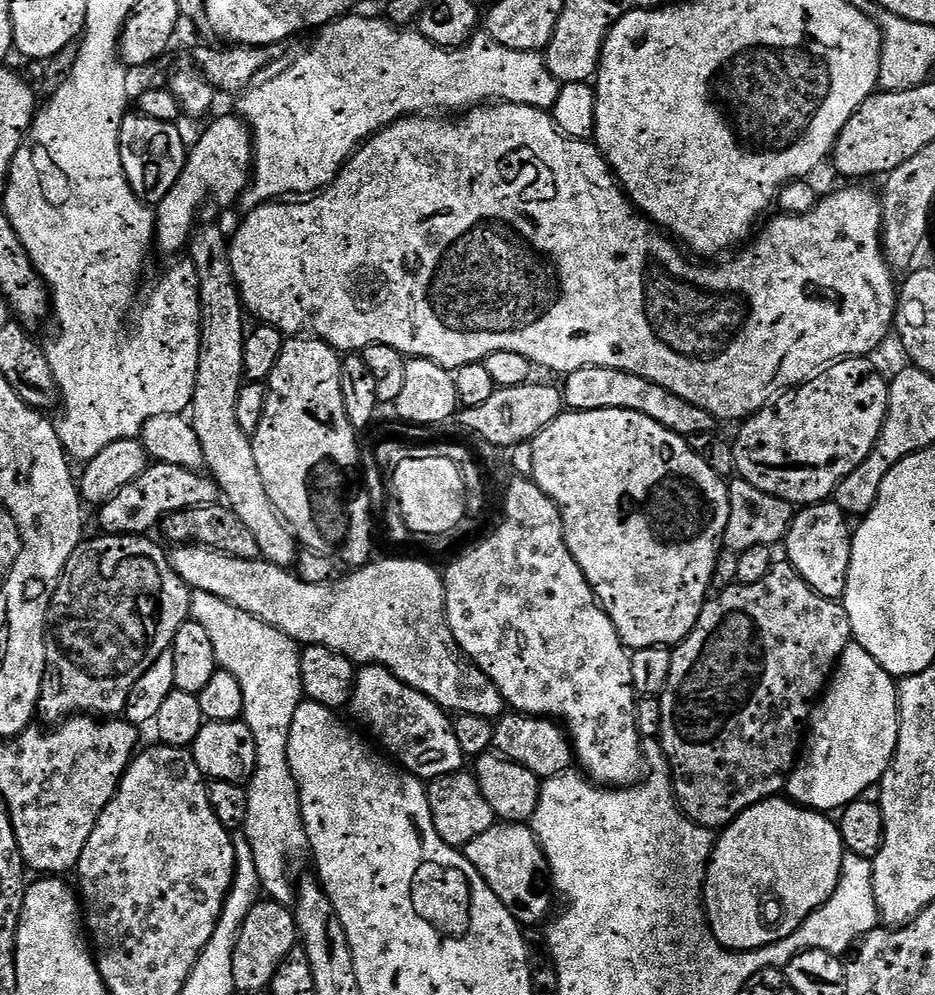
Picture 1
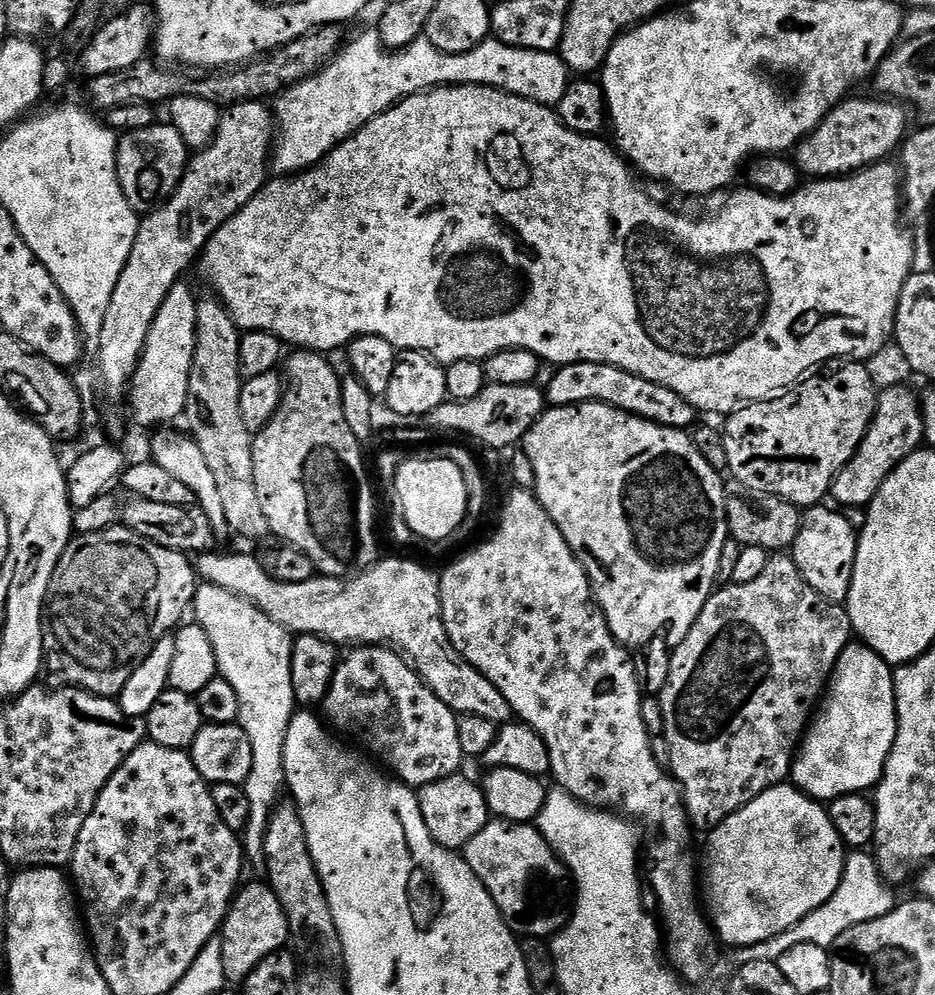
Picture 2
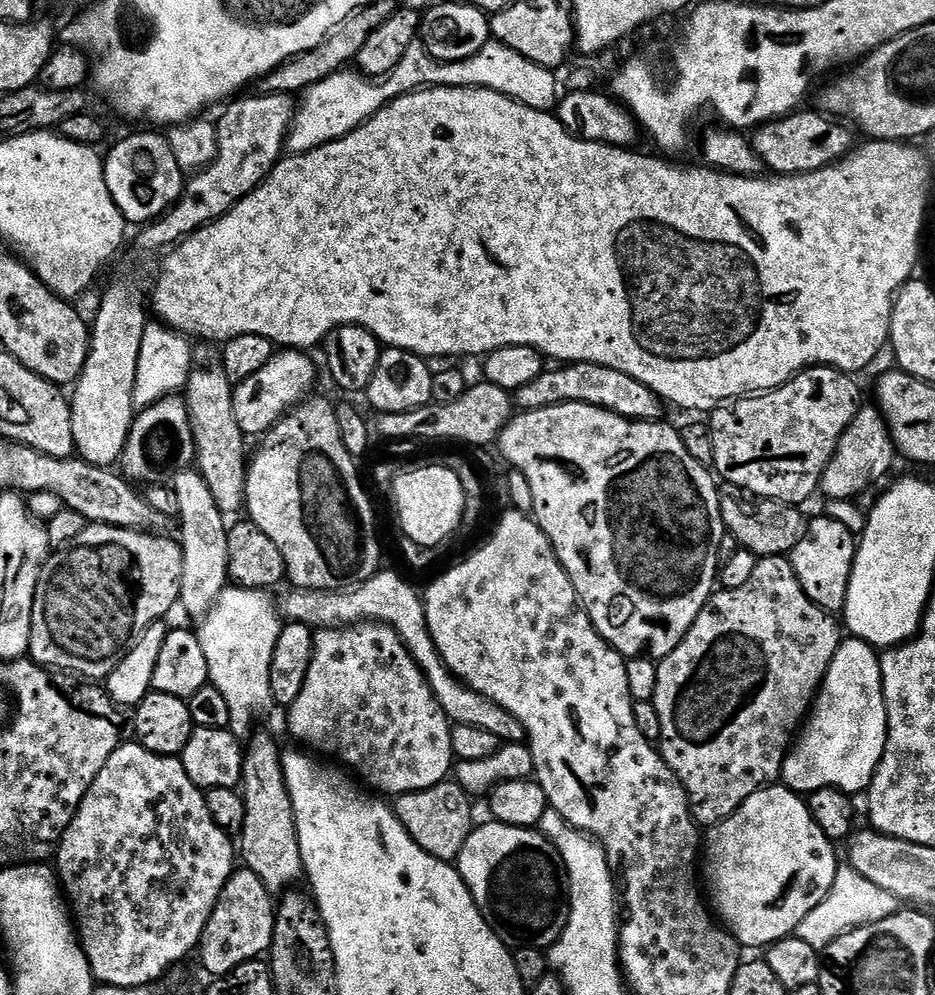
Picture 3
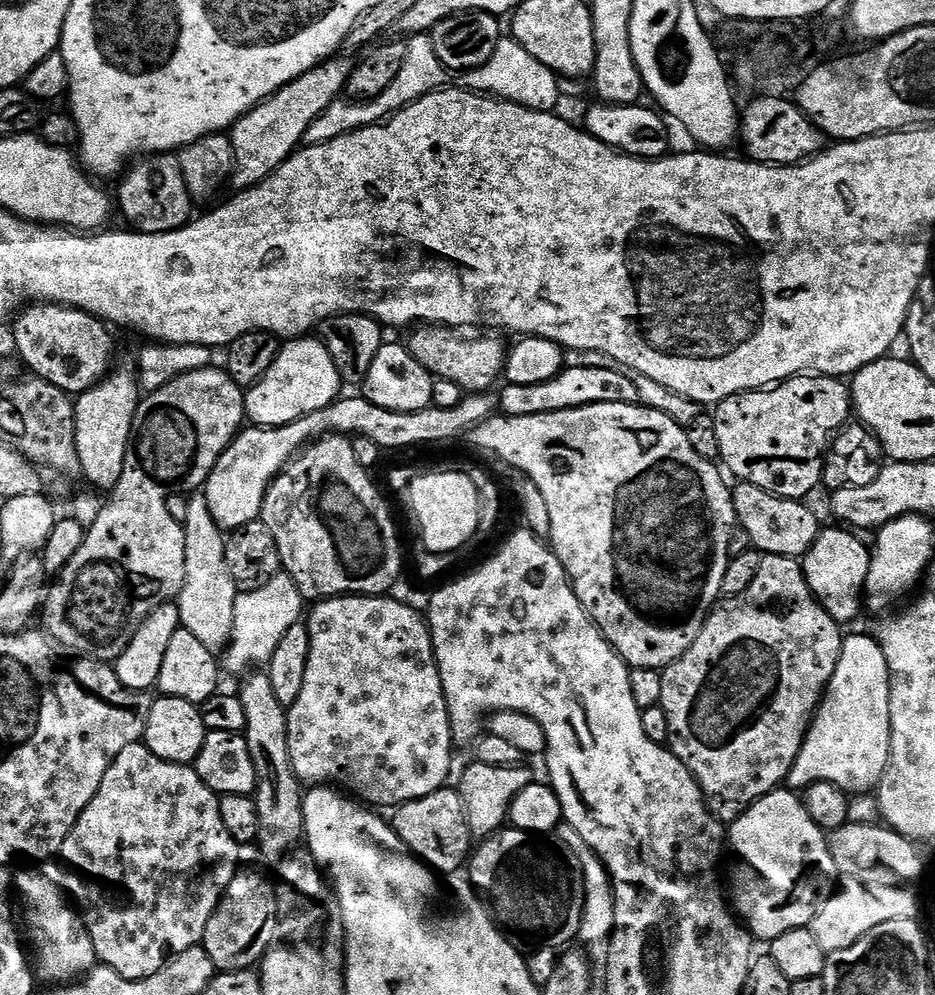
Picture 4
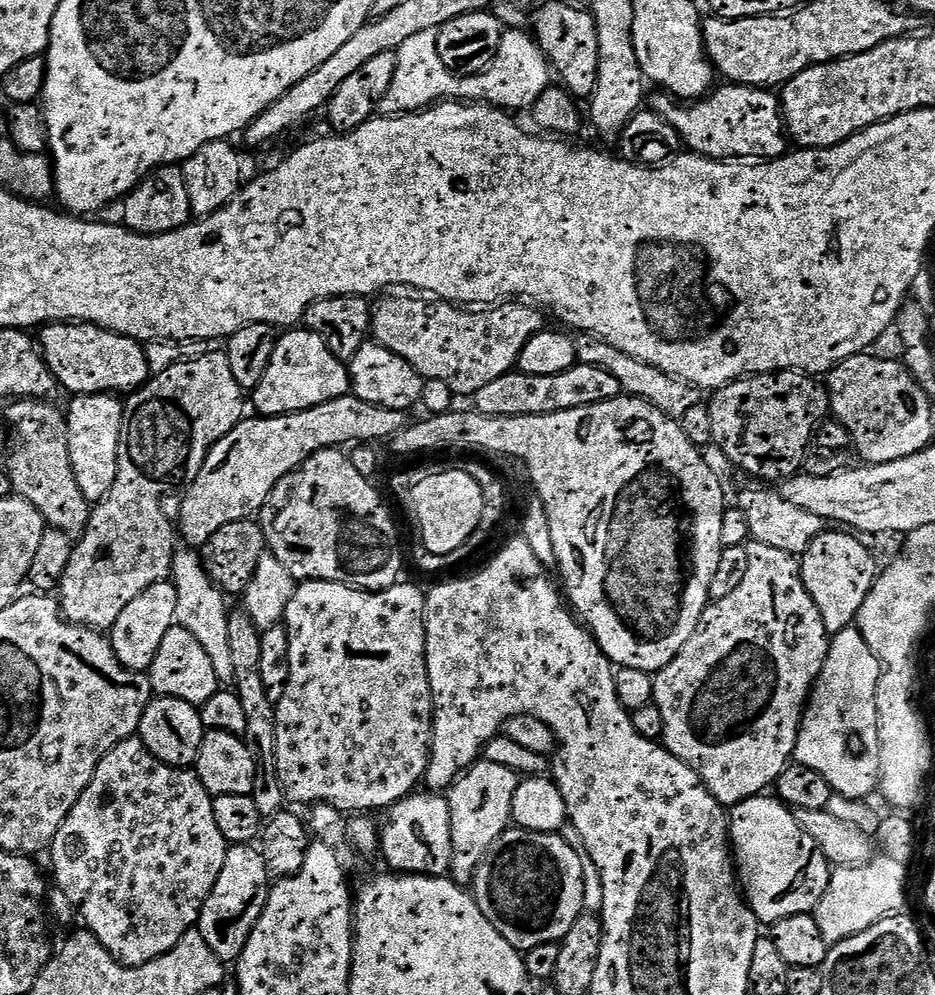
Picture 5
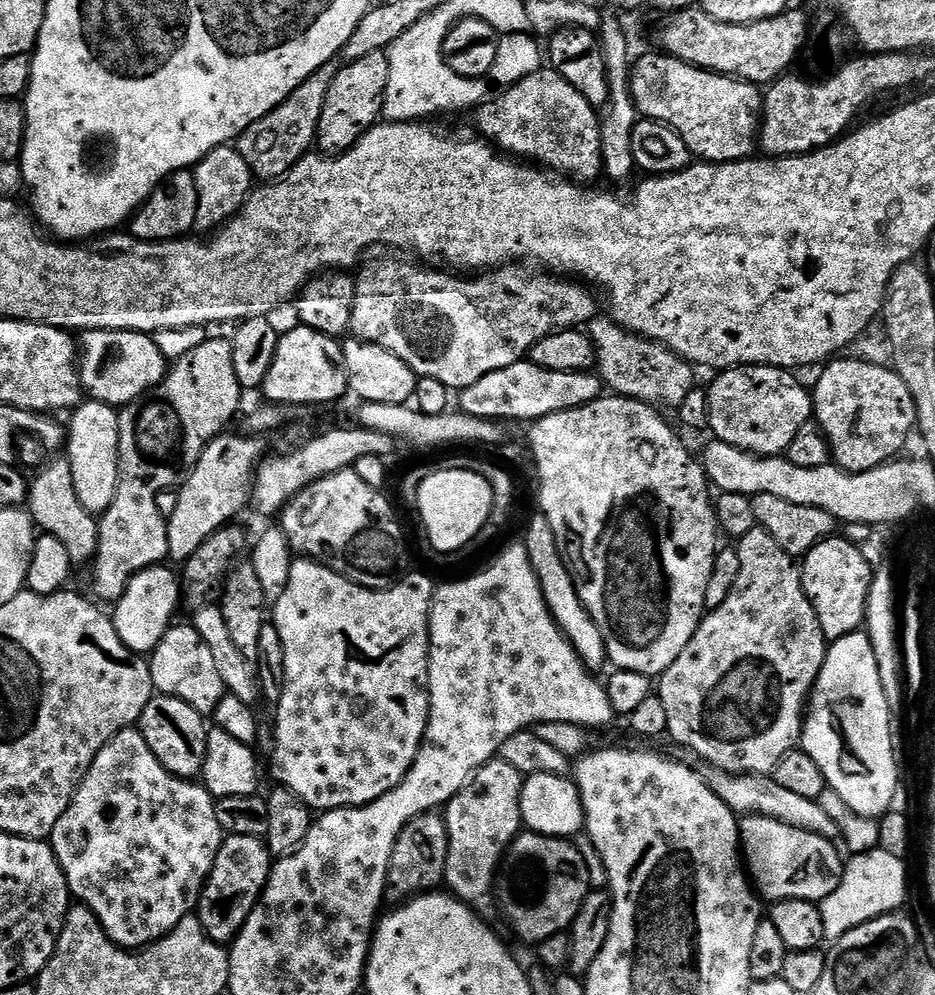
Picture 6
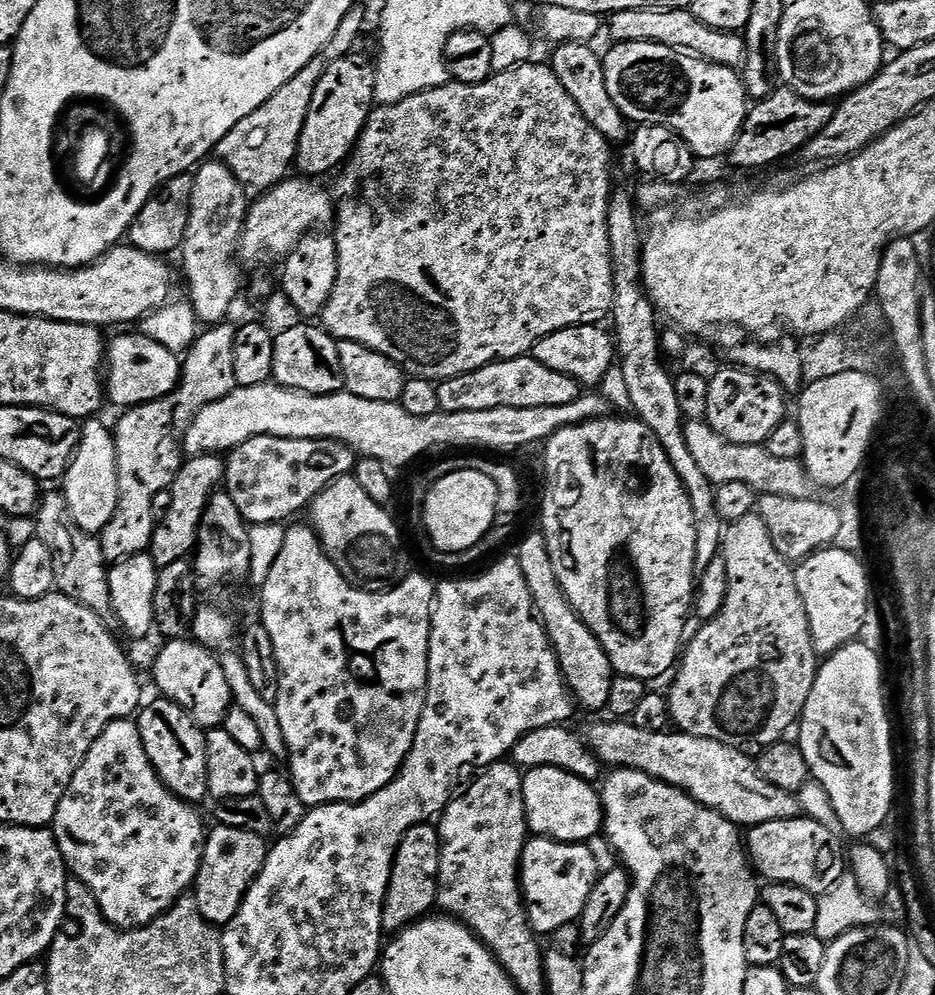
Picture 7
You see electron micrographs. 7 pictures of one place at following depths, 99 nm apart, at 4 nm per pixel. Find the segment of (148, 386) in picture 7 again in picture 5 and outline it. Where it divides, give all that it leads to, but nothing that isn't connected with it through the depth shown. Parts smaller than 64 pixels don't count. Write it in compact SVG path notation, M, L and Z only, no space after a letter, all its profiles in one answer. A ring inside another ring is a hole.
M45 324L38 332L38 347L44 354L48 368L56 376L57 385L61 389L65 388L68 394L131 394L144 387L150 379L148 359L144 353L145 345L129 336L108 332L97 324Z

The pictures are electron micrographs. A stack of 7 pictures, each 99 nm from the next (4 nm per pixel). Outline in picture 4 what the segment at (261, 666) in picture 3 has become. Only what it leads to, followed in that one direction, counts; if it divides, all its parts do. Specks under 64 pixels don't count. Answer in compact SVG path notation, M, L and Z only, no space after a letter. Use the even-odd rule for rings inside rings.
M285 572L275 573L268 582L253 587L252 592L237 593L234 604L232 639L226 650L225 669L243 673L246 669L265 665L277 649L278 642L290 626L301 621L304 597Z

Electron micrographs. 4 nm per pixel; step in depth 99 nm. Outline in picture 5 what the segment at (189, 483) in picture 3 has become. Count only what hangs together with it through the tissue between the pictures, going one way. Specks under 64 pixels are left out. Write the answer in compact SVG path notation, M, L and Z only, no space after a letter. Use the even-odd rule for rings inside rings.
M182 546L177 549L172 573L173 583L178 590L178 607L175 611L177 625L190 630L194 638L202 643L218 678L222 682L233 681L235 668L228 639L230 608L226 606L224 592L211 579L201 553L193 547Z

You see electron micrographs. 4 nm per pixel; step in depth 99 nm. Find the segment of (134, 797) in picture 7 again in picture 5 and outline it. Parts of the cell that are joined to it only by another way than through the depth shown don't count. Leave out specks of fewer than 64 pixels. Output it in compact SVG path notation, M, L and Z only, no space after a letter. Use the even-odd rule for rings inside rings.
M138 738L123 740L104 755L102 762L98 762L98 770L94 770L90 786L86 786L82 798L74 802L74 810L70 810L66 822L62 822L58 834L54 834L50 853L52 852L52 872L56 875L55 887L66 894L77 913L80 911L80 916L84 919L83 927L94 933L100 945L120 963L127 964L130 968L141 968L146 962L174 950L174 946L178 946L182 937L199 925L200 911L206 898L210 898L210 890L214 890L214 882L218 882L218 874L222 874L222 866L226 863L226 854L230 847L222 830L218 830L213 799L206 786L202 786L195 771L188 768L171 768L170 765L162 763L154 754L150 754L150 750Z

